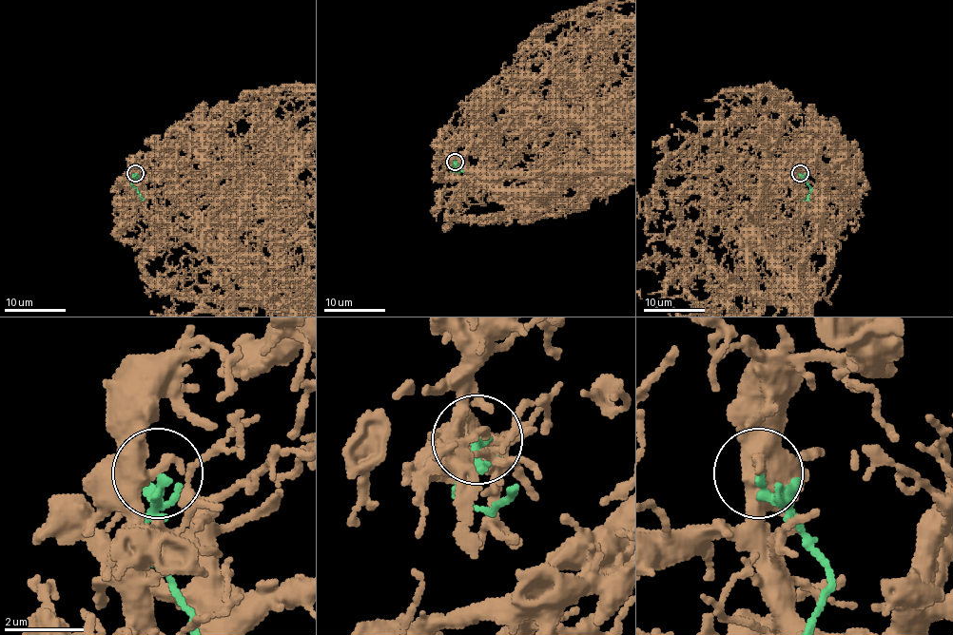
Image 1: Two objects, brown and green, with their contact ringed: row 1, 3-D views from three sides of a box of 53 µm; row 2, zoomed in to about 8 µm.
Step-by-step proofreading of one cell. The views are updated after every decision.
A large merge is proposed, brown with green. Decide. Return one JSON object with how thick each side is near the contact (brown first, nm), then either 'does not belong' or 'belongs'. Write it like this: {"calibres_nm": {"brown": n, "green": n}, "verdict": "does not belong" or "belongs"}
{"calibres_nm": {"brown": 600, "green": 130}, "verdict": "belongs"}

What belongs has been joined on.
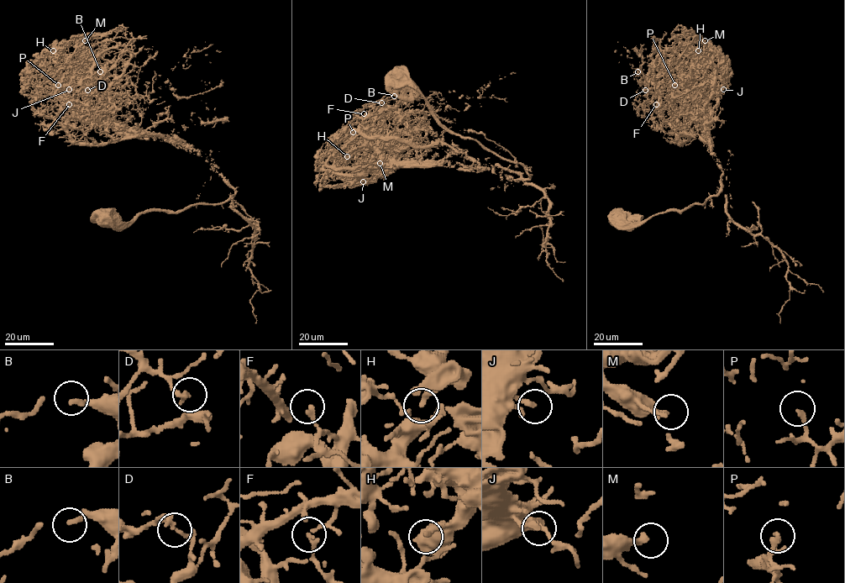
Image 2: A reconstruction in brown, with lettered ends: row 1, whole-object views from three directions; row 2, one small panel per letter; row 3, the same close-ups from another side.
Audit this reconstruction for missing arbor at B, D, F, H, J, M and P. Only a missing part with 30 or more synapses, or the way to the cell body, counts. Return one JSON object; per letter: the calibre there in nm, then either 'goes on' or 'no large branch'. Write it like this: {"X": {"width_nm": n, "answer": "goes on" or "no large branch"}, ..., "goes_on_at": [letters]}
{"B": {"width_nm": 170, "answer": "no large branch"}, "D": {"width_nm": 160, "answer": "no large branch"}, "F": {"width_nm": 130, "answer": "no large branch"}, "H": {"width_nm": 240, "answer": "no large branch"}, "J": {"width_nm": 200, "answer": "no large branch"}, "M": {"width_nm": 240, "answer": "no large branch"}, "P": {"width_nm": 200, "answer": "no large branch"}, "goes_on_at": []}

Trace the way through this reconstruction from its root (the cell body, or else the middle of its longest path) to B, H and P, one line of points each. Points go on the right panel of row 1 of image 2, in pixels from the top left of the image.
B: (618, 219), (680, 212), (721, 184), (710, 143), (680, 144), (637, 71)
H: (618, 219), (680, 212), (720, 191), (710, 143), (684, 133), (680, 144), (660, 112), (690, 116), (698, 50)
P: (618, 219), (680, 212), (720, 191), (710, 143), (684, 133), (680, 144), (661, 114), (689, 116), (674, 85)

